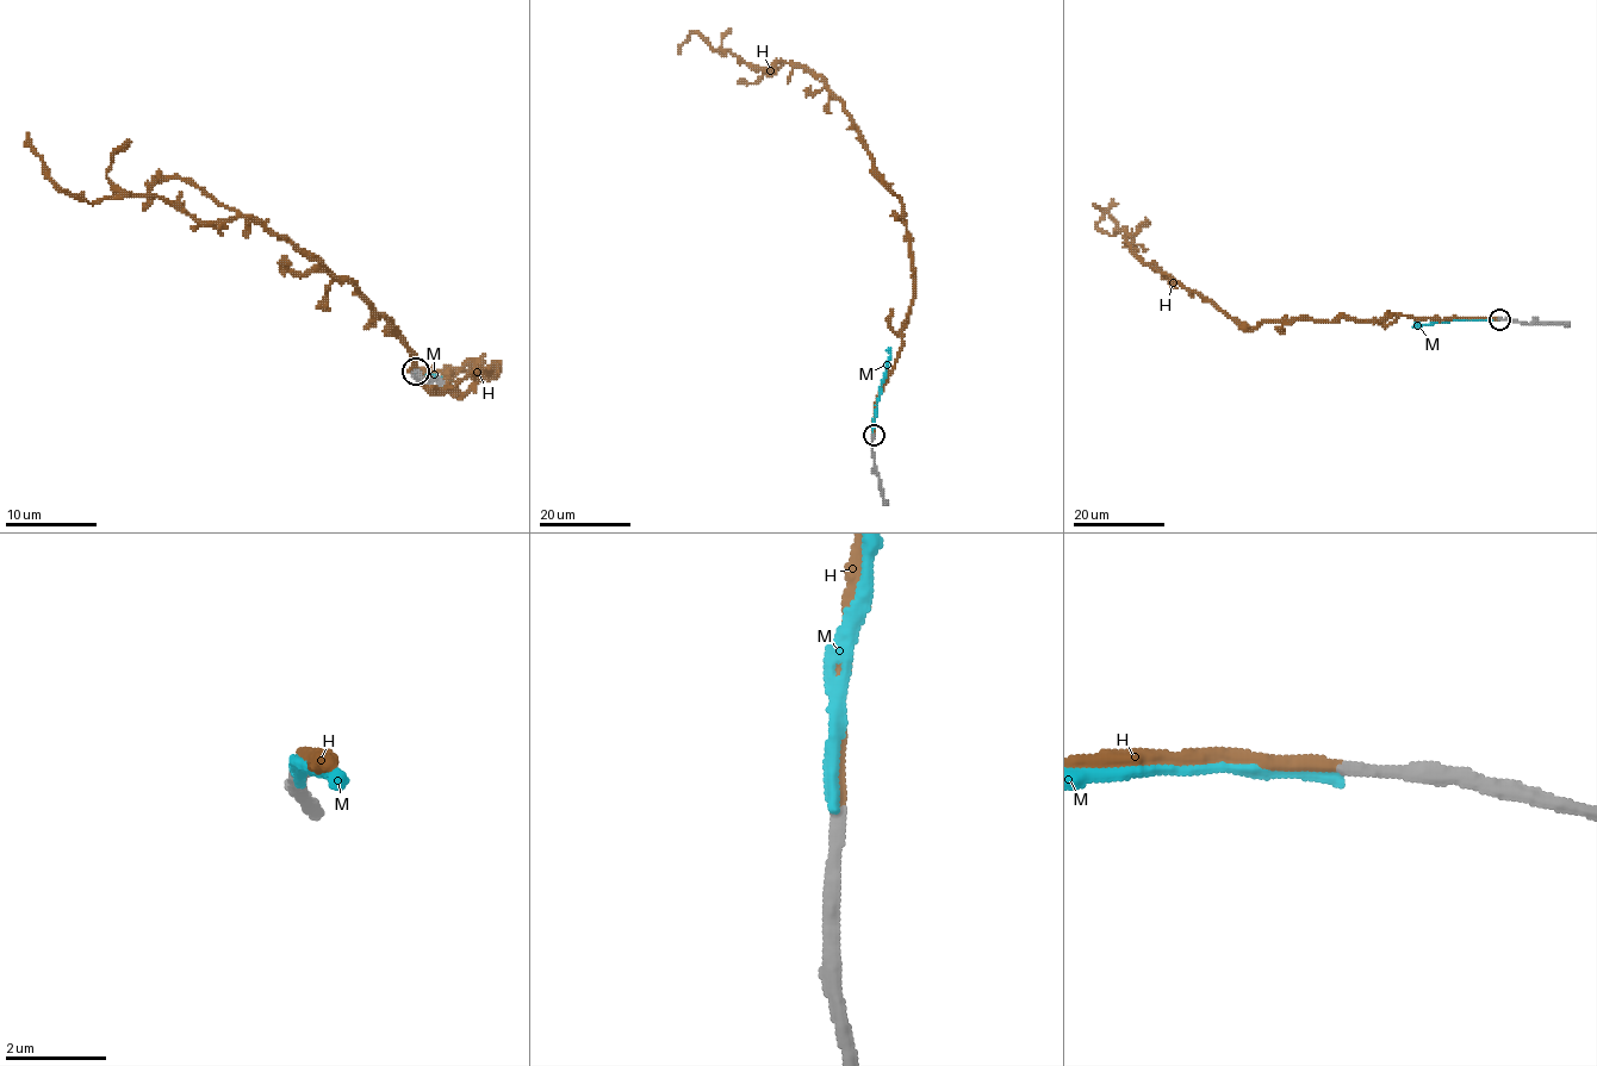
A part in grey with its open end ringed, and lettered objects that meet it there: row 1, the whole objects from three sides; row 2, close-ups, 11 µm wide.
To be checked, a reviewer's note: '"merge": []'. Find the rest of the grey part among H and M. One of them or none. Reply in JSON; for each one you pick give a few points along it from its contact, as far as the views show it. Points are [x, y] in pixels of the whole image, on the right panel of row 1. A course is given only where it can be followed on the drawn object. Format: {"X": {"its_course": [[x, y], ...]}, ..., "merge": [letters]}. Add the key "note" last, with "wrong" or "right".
{"H": {"its_course": [[1499, 319], [1392, 315], [1241, 326], [1149, 267], [1125, 231], [1095, 226], [1112, 199]]}, "merge": ["H"], "note": "wrong"}

